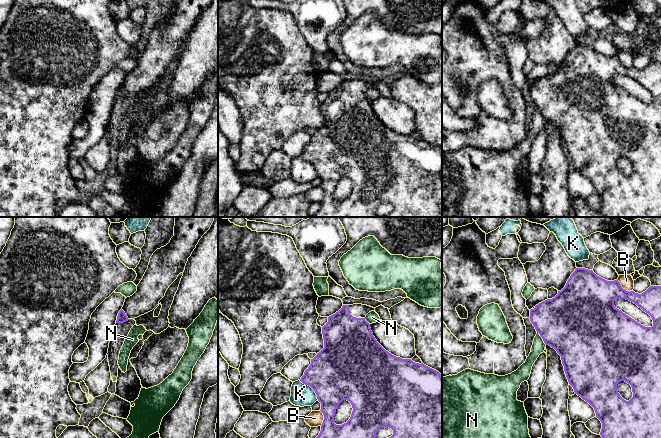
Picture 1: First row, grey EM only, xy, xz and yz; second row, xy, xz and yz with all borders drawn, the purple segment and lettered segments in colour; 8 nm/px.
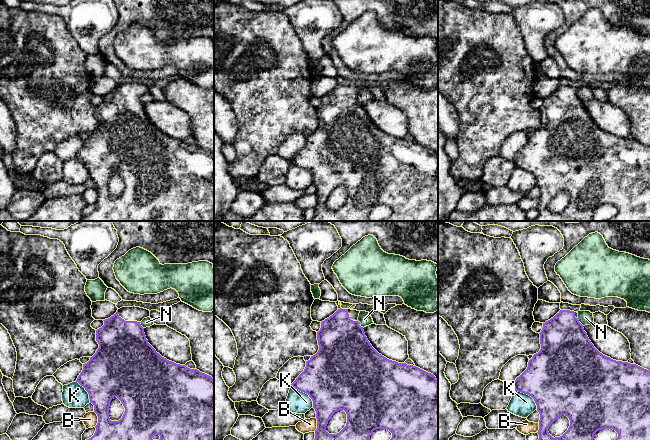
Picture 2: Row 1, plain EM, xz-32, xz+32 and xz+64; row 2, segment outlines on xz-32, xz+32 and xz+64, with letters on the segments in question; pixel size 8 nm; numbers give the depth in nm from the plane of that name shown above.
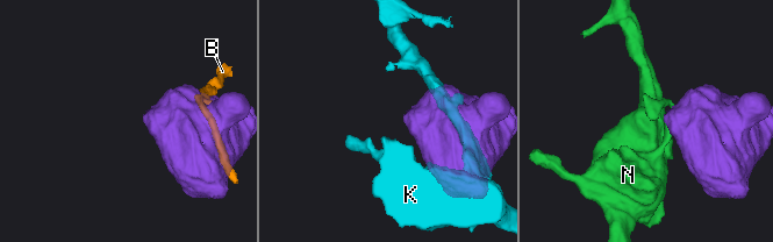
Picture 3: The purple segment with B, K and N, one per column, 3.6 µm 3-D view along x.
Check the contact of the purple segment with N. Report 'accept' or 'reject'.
reject

